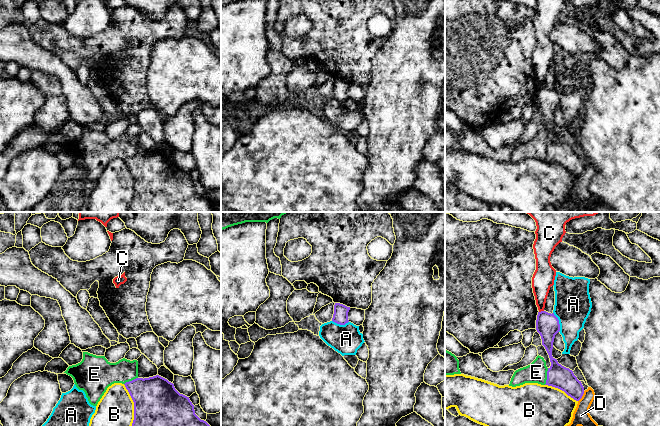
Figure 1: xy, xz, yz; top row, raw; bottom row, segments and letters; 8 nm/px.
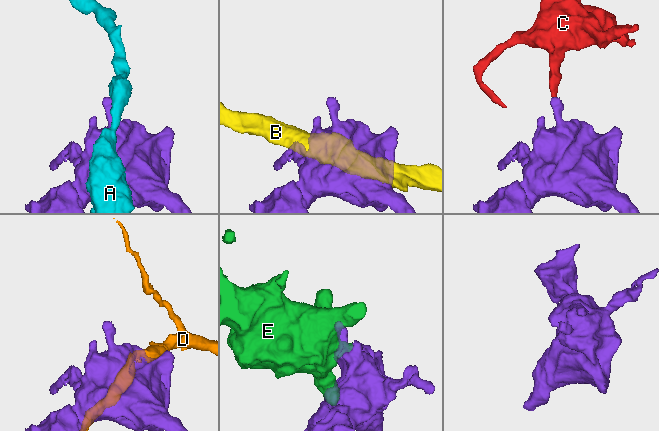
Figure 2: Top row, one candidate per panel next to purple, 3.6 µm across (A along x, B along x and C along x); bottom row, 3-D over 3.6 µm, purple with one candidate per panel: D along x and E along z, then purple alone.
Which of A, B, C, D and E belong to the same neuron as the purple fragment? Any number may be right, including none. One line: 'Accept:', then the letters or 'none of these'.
Accept: none of these

